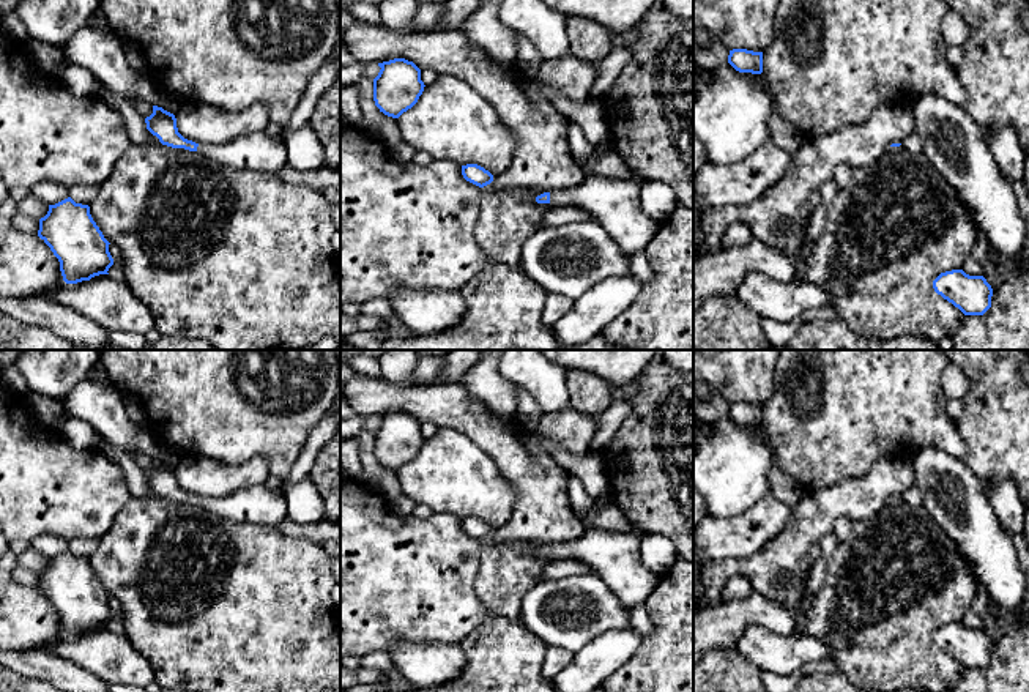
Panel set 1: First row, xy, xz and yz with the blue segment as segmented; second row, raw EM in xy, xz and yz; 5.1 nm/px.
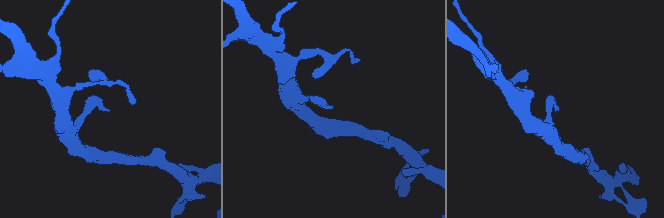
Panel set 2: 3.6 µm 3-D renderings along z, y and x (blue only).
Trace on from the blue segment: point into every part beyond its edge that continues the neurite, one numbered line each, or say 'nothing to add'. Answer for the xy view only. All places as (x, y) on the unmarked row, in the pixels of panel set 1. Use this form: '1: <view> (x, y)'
1: xy (257, 505)

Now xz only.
1: xz (613, 555)

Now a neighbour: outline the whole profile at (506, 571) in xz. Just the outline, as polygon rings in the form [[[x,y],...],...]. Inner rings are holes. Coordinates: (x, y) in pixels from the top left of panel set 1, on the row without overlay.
[[[481,541],[479,571],[474,591],[485,605],[487,616],[522,621],[526,591],[545,580],[544,567],[552,556],[537,556],[544,545],[534,542],[490,544]]]

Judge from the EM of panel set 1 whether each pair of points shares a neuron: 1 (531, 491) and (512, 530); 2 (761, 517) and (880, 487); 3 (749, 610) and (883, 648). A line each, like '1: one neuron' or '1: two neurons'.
1: one neuron
2: two neurons
3: one neuron

